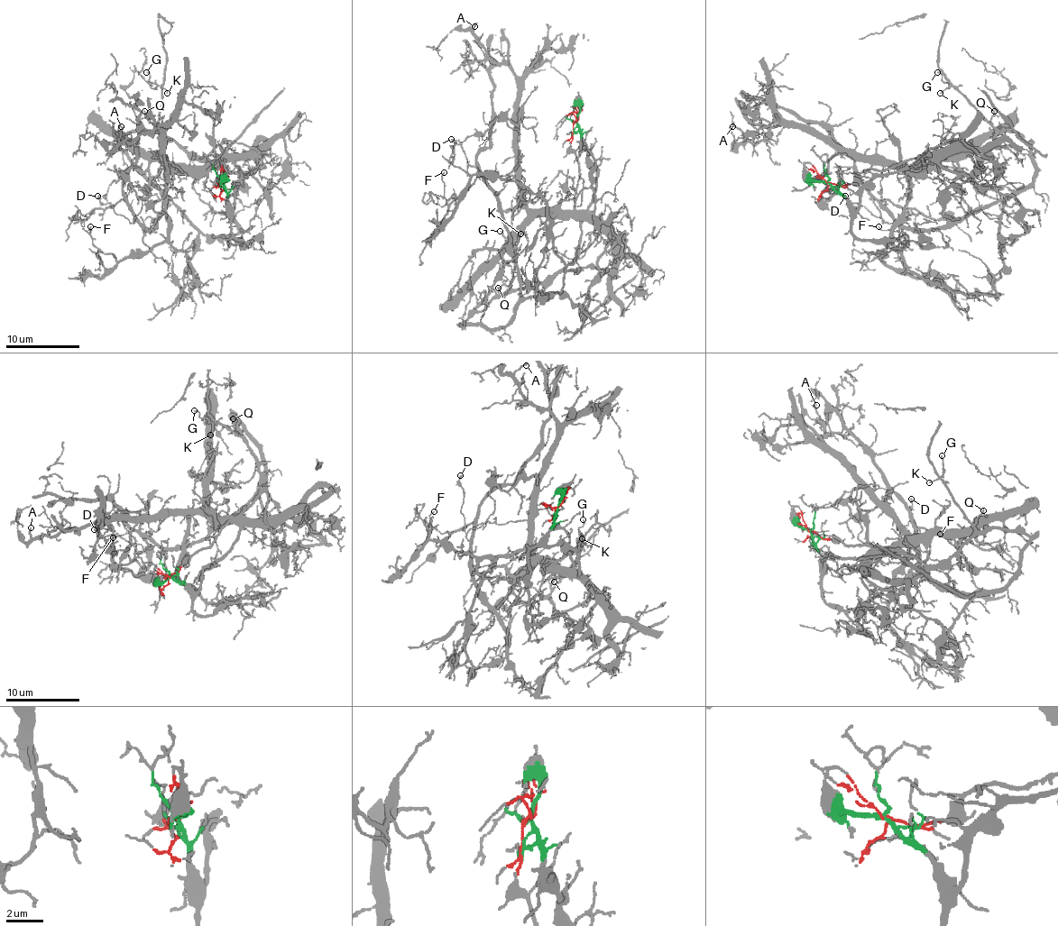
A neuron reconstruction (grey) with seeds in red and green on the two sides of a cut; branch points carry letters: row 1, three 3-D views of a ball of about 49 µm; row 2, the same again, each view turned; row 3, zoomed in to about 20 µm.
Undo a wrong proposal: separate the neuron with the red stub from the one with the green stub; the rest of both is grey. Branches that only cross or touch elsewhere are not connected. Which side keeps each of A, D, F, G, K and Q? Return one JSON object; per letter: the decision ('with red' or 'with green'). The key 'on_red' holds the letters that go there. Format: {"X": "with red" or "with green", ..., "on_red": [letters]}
{"A": "with green", "D": "with red", "F": "with green", "G": "with red", "K": "with red", "Q": "with red", "on_red": ["D", "G", "K", "Q"]}

